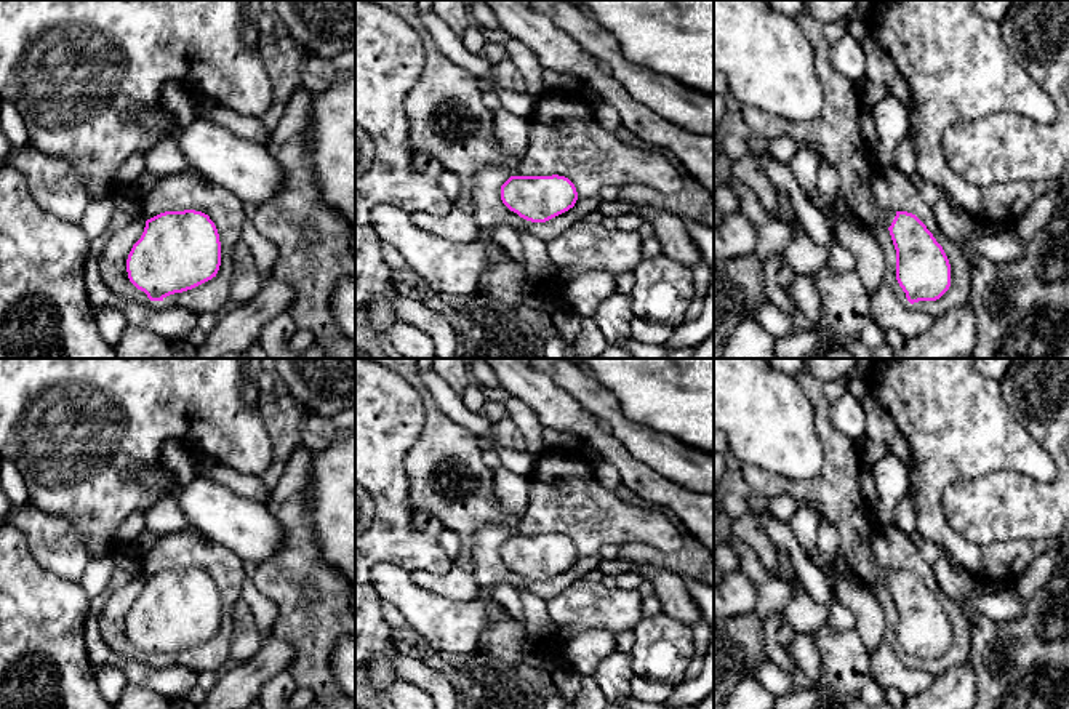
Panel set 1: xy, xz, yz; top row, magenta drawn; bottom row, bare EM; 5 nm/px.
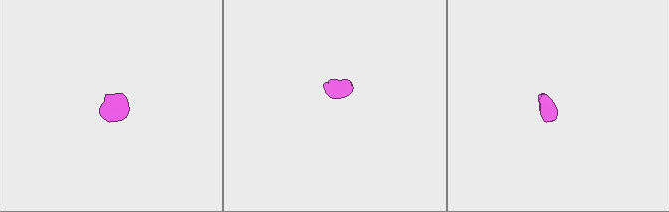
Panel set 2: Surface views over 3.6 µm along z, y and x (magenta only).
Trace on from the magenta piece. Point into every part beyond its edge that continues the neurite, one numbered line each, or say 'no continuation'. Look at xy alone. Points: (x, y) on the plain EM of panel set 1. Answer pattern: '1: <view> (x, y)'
no continuation

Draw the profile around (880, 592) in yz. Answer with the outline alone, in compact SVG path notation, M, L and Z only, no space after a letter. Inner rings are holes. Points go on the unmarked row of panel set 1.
M863 583L864 589L880 603L885 618L887 618L887 626L883 632L883 640L893 648L895 655L903 659L909 661L906 656L906 651L899 645L896 639L896 608L890 594L888 586L885 584L867 584Z

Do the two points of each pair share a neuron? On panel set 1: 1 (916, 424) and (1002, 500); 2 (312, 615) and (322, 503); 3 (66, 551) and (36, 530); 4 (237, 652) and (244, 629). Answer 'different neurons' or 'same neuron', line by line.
1: different neurons
2: different neurons
3: same neuron
4: same neuron

